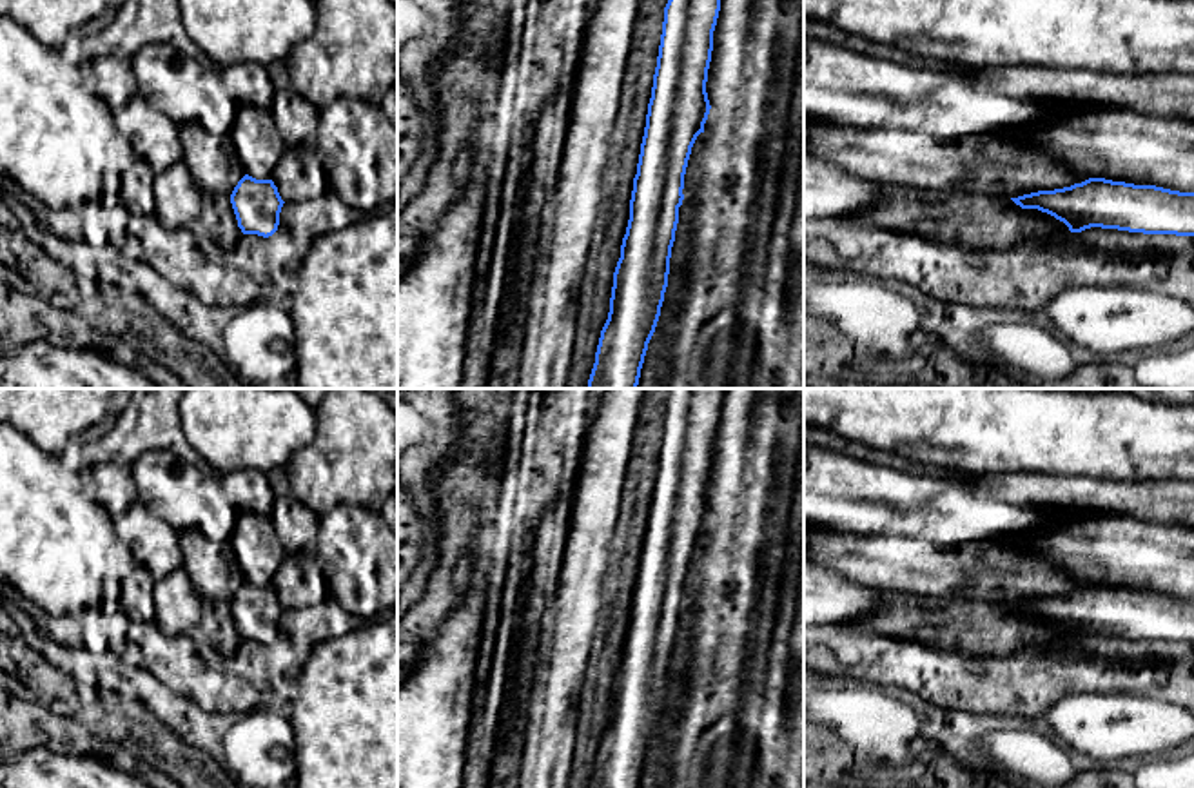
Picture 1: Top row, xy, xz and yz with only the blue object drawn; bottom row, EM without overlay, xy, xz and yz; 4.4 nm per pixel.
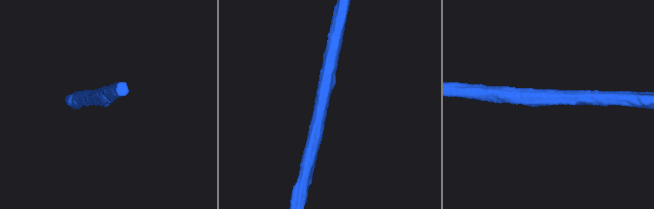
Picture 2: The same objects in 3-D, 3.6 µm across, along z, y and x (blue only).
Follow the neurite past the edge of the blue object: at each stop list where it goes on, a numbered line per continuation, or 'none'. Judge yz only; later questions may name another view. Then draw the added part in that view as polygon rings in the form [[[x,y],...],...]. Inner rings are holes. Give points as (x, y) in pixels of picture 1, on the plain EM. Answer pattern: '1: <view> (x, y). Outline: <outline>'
none

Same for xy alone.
none

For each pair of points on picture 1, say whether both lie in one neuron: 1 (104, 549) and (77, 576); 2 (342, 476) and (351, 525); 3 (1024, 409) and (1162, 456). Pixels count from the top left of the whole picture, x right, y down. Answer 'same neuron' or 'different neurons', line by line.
1: same neuron
2: different neurons
3: same neuron

